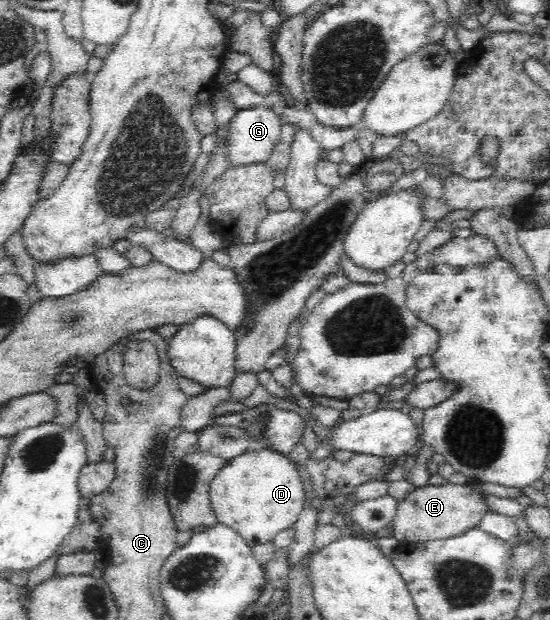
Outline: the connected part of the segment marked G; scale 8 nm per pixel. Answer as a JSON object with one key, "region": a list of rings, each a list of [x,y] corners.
{"region":[[[256,104],[250,108],[238,110],[231,120],[230,137],[227,139],[228,157],[235,166],[266,163],[276,146],[280,145],[283,118],[276,110],[266,104]]]}

